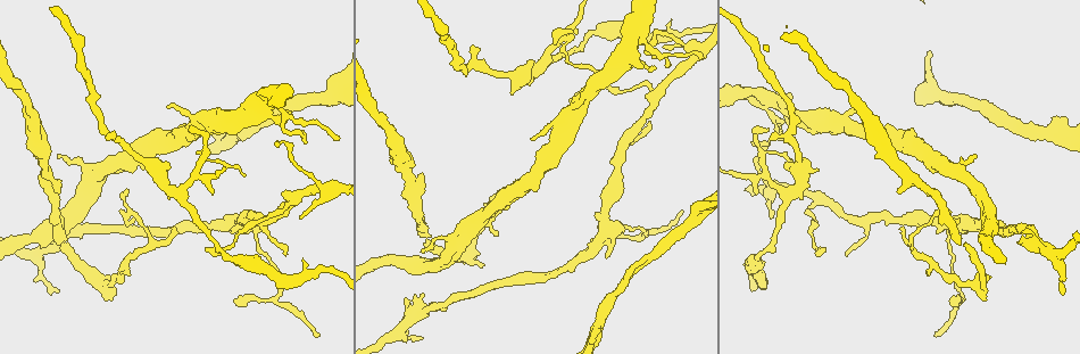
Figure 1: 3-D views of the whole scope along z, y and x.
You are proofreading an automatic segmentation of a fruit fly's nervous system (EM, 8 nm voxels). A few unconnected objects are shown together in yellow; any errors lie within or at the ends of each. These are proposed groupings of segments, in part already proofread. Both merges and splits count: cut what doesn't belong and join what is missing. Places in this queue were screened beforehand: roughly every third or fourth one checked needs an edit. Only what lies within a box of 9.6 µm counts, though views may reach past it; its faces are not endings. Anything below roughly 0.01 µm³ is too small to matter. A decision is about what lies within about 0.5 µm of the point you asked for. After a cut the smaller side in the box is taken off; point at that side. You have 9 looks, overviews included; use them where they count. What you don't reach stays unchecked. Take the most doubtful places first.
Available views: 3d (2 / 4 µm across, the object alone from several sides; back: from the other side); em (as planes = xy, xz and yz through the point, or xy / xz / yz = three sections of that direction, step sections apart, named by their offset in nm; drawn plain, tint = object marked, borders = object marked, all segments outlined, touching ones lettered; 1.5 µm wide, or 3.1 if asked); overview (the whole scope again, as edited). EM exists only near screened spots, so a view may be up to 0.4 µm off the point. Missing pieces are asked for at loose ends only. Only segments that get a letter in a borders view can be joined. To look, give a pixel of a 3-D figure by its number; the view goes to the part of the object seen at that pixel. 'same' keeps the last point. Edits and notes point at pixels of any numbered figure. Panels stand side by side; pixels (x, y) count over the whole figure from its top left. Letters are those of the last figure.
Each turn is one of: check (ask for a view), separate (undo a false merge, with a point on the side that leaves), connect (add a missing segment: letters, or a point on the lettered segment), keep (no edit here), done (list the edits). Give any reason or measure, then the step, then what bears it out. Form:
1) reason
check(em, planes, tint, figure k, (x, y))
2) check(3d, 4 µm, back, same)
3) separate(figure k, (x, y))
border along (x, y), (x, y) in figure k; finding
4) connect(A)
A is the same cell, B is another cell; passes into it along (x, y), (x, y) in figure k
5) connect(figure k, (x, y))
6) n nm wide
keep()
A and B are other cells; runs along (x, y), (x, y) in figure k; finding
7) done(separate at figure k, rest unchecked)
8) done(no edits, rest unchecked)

free end
check(em, planes, borders, figure 1, (512, 93))

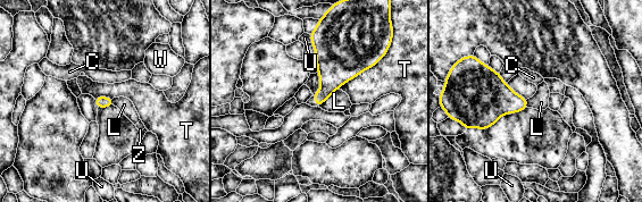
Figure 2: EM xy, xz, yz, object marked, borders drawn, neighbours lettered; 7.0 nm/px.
keep()
C, L, T, U, W and Z are other cells; border along (336, 89), (319, 107) in figure 2; none of them fits

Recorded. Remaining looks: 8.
free end
check(em, planes, borders, figure 1, (167, 106))

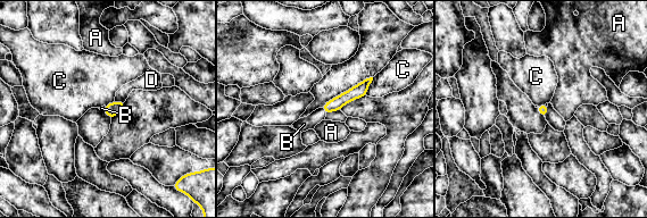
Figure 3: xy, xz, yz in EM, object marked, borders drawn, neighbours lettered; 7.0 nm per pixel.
connect(B)
B is the same cell, A, C and D are other cells; passes into it along (334, 105), (323, 110), (307, 123) in figure 3; it goes on there

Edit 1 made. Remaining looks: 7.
a fork
check(em, planes, borders, figure 1, (914, 249))

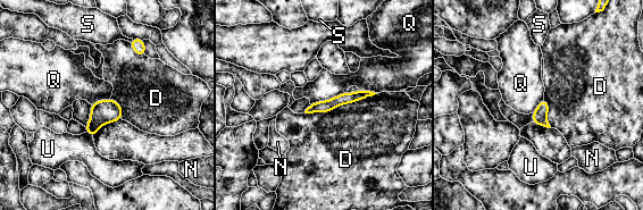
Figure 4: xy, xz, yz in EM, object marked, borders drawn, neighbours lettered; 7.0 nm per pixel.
keep()
D, N, Q, S and U are other cells; runs along (367, 93), (343, 98), (309, 110) in figure 4; one neuron here

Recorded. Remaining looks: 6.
done(connect at figure 3, rest unchecked)

